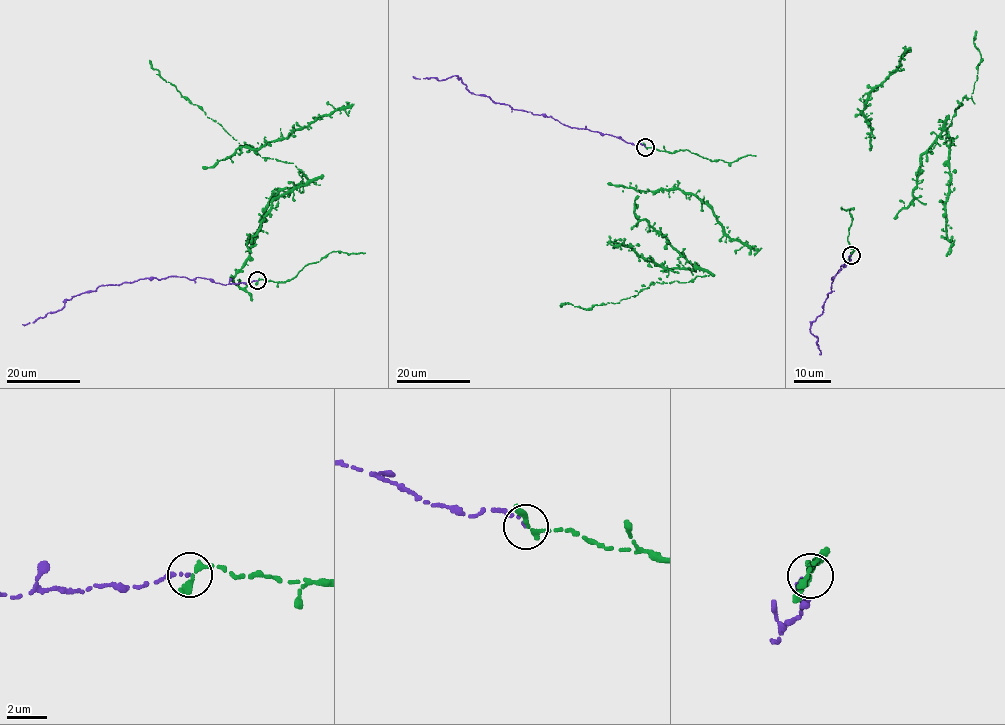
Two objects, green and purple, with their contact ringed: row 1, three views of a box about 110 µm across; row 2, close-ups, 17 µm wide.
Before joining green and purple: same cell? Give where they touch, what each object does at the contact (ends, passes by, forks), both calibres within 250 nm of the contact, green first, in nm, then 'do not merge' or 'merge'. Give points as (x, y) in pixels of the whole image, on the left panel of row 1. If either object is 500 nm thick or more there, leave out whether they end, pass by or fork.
at (257, 280); green passes by; purple ends there; 260 nm thick on the green side, 140 nm on the other; merge

